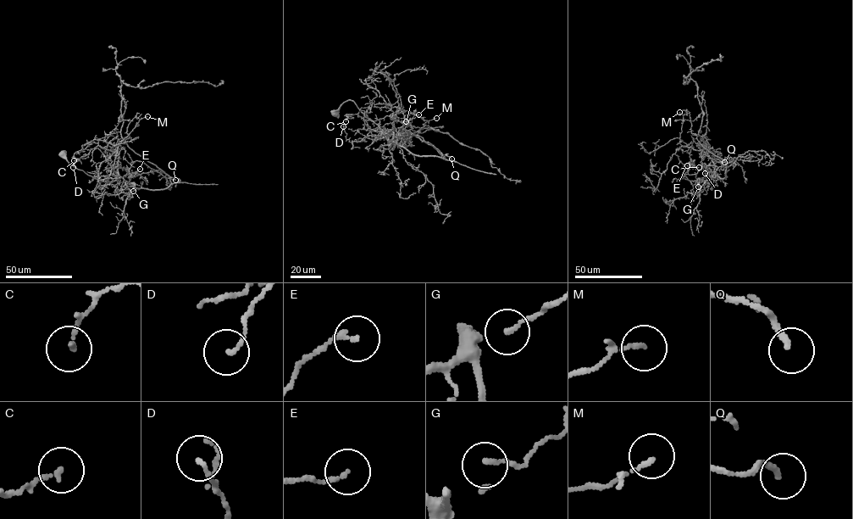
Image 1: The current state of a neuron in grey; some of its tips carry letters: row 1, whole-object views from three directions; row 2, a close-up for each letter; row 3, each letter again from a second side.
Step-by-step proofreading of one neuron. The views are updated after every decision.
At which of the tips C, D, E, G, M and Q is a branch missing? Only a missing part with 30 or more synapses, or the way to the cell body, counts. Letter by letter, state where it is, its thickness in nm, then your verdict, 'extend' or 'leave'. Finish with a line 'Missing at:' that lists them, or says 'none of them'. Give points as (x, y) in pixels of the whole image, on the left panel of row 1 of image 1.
C: (74, 160) | 160 nm | leave
D: (73, 167) | 130 nm | leave
E: (140, 169) | 150 nm | leave
G: (133, 191) | 130 nm | leave
M: (147, 116) | 90 nm | leave
Q: (175, 180) | 170 nm | leave
Missing at: none of them

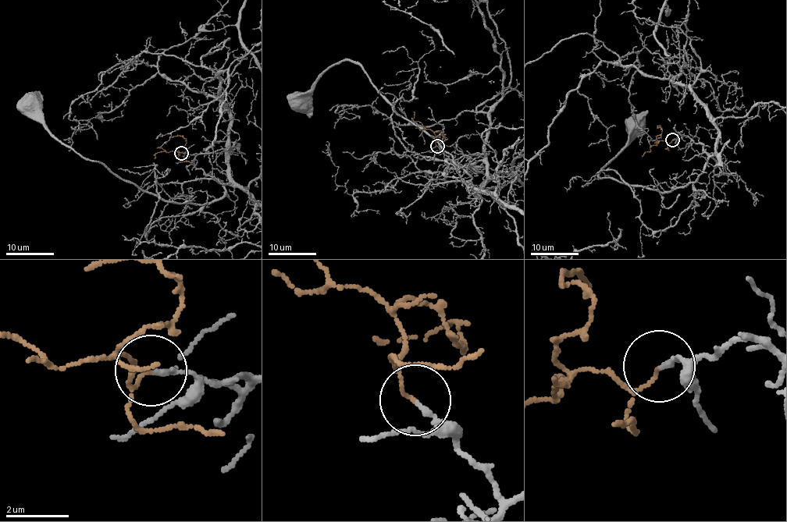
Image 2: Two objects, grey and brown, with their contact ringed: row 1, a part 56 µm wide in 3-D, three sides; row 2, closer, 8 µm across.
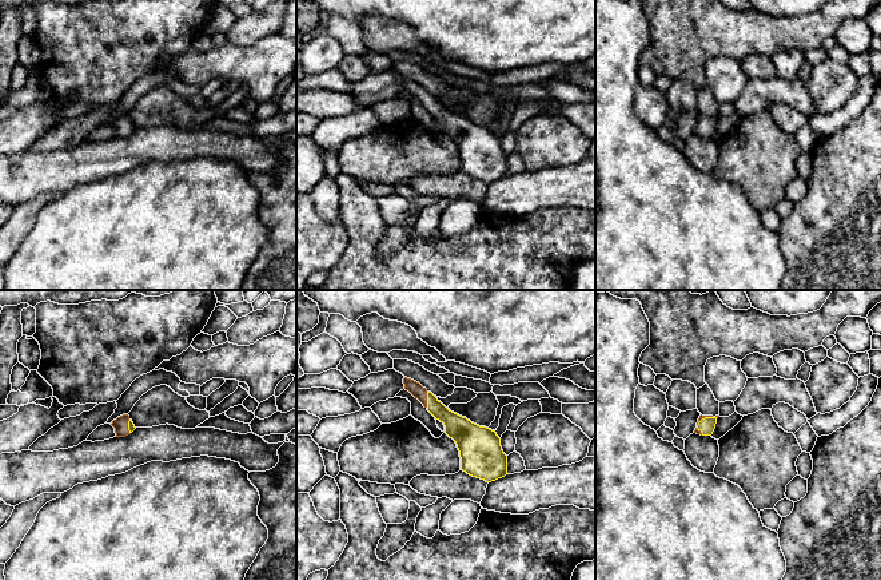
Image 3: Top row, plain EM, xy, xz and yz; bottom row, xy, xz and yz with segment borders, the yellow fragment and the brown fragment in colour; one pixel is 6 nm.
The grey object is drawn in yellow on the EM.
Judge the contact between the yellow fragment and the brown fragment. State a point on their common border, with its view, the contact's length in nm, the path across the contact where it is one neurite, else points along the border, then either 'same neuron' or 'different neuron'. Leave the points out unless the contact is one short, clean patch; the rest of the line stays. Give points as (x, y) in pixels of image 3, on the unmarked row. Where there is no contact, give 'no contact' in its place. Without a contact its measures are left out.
meets yellow in xz at (427, 100); contact 100 nm long; runs through xz (458, 128), (427, 100), (413, 87); same neuron

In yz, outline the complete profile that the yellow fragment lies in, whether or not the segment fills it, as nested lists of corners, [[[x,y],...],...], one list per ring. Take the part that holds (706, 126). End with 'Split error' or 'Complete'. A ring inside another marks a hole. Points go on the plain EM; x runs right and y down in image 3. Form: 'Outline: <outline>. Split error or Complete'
Outline: [[[701,115],[694,134],[701,135],[701,136],[711,136],[715,130],[718,118],[719,116],[713,118],[713,116],[702,116]]]. Split error

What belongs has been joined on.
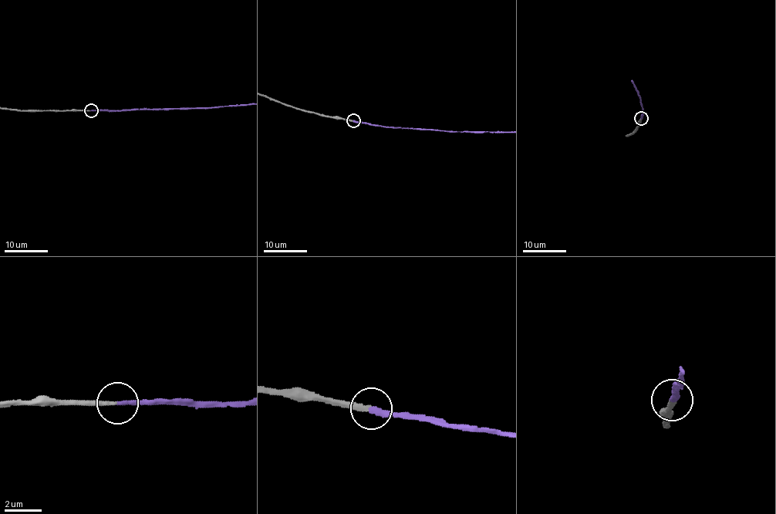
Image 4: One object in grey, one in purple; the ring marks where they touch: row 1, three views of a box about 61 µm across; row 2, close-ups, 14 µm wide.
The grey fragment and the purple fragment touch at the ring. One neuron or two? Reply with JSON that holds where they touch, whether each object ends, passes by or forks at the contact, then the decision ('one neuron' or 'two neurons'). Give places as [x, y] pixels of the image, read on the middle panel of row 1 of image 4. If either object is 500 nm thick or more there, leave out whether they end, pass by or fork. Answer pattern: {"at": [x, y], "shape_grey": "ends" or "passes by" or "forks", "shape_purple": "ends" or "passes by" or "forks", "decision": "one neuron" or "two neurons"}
{"at": [353, 120], "shape_grey": "ends", "shape_purple": "ends", "decision": "one neuron"}

